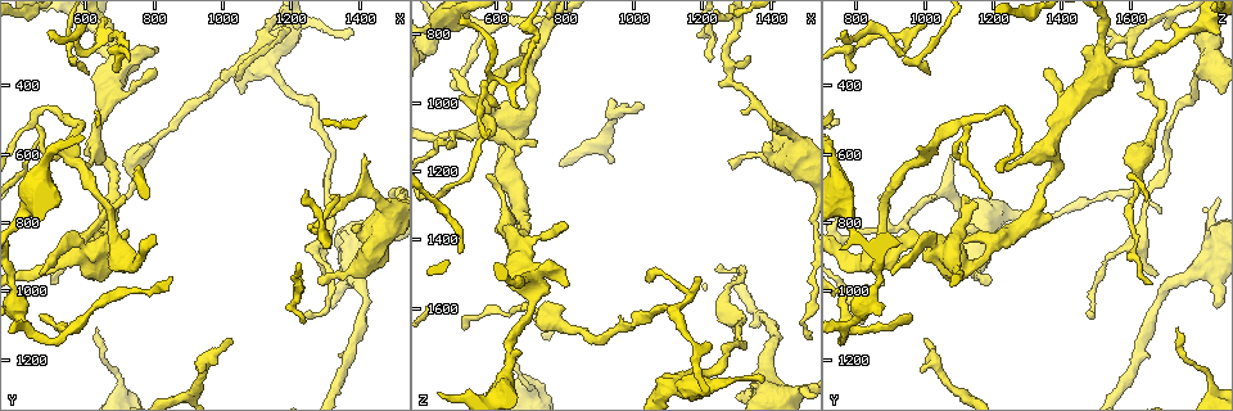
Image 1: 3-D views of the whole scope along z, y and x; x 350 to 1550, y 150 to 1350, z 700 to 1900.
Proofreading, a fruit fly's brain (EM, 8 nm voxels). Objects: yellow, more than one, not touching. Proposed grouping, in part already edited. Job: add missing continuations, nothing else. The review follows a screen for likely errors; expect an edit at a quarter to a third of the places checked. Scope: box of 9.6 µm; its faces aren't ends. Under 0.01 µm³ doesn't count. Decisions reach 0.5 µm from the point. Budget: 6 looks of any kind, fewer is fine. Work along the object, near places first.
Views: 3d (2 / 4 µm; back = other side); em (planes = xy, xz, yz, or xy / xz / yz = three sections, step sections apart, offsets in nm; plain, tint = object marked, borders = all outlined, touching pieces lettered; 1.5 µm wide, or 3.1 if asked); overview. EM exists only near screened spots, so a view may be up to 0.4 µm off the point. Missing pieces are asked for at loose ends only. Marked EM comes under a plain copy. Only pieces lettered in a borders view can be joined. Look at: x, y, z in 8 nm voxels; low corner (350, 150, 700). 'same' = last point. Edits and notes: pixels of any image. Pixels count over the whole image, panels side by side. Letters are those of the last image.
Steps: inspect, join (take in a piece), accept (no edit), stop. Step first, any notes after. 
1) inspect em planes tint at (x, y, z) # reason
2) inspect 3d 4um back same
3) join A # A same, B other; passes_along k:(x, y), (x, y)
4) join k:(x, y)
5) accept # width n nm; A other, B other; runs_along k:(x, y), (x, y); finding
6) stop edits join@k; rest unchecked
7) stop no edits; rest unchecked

inspect 3d 2um at (1020, 1150, 1020) # branch stops here

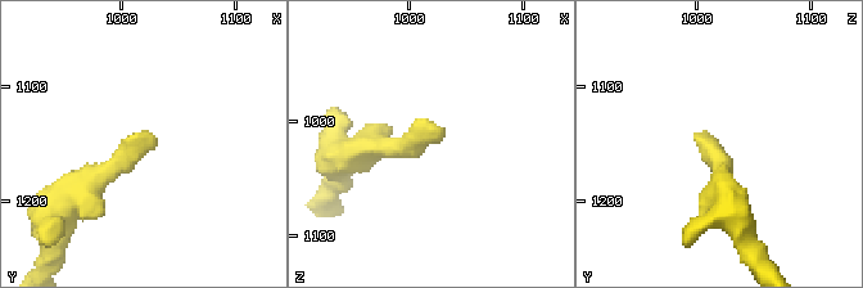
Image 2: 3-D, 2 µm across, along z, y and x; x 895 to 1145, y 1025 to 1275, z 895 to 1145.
inspect em xz step 8 borders at (1030, 1148, 1014) # need the tissue

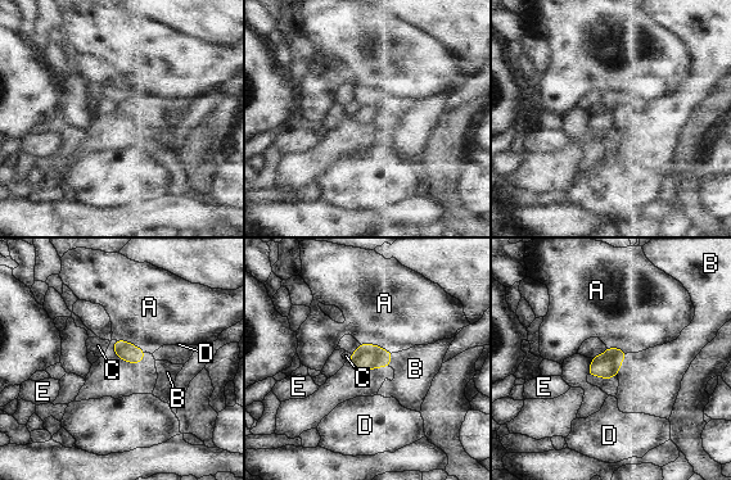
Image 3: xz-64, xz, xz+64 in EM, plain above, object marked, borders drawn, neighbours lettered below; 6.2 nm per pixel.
accept # width 90 nm; A other, B other, C other, D other, E other; border 3:(627, 353), (617, 374); no lettered piece goes on from it

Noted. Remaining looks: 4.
inspect 3d 2um at (1260, 1070, 1470) # long arm stops here

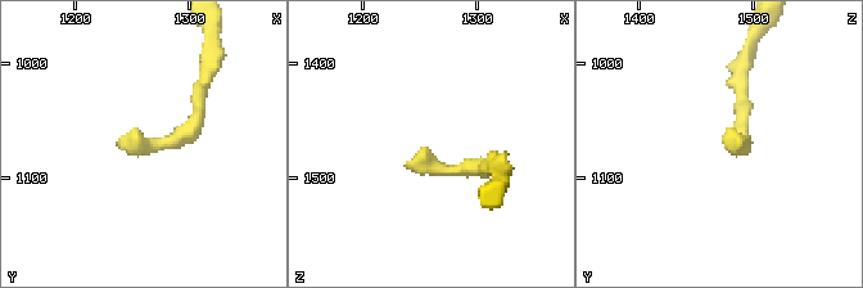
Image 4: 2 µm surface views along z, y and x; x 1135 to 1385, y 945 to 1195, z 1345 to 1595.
inspect em planes borders at (1254, 1064, 1470)

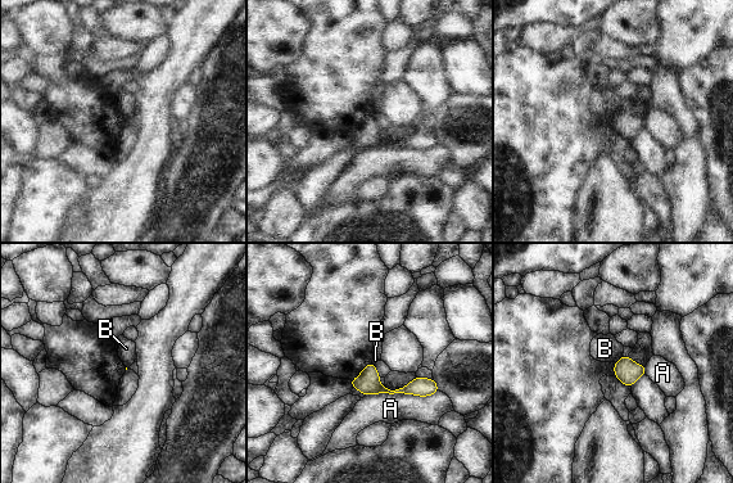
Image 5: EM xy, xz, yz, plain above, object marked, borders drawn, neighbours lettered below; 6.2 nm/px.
accept # A other, B other; no lettered piece goes on from it

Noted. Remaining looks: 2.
inspect em planes borders at (1420, 610, 1080) # an open end

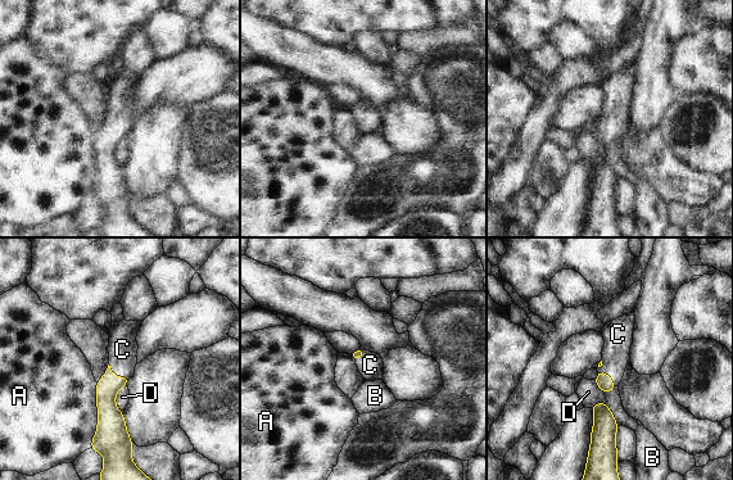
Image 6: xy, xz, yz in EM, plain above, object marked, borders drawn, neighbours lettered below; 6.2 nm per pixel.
join C # A other, B other, C same, D other; passes_along 6:(107, 388), (116, 375), (122, 349); it goes on there

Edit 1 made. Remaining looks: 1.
stop edits join@6; rest unchecked

